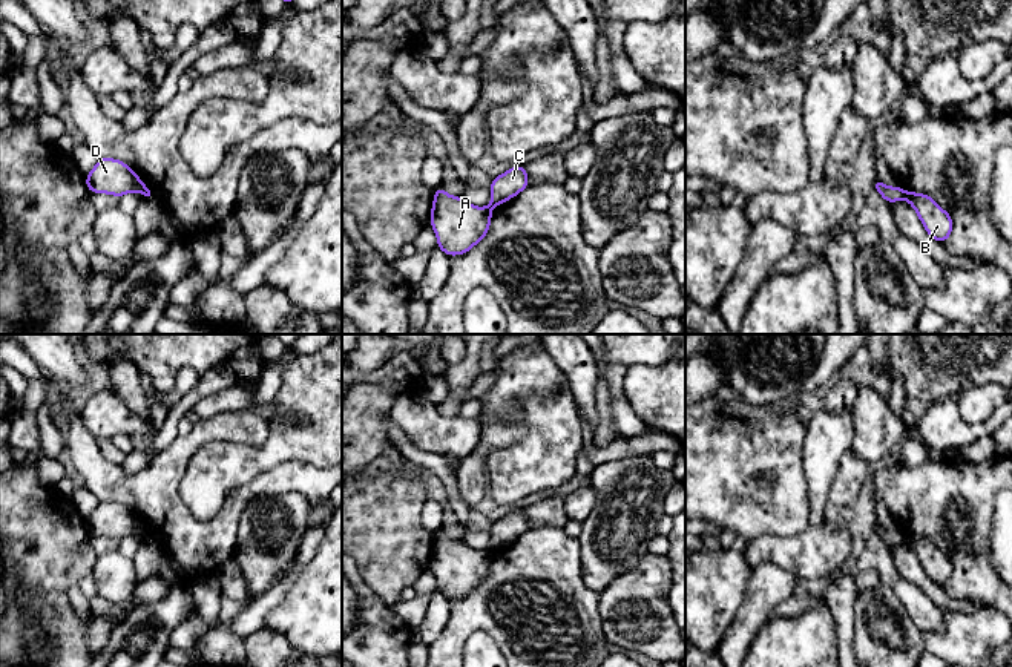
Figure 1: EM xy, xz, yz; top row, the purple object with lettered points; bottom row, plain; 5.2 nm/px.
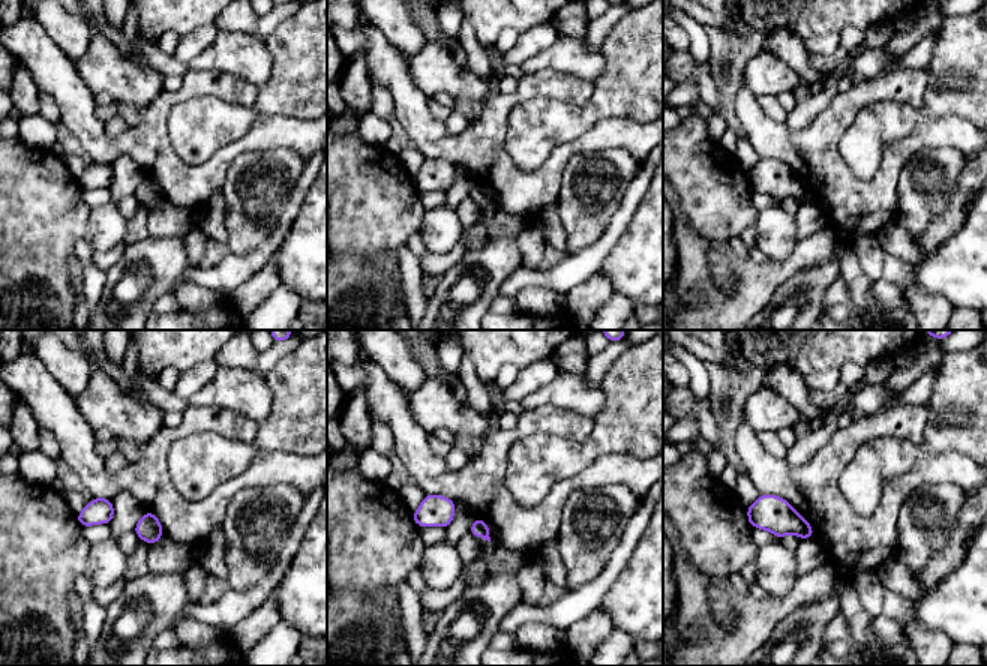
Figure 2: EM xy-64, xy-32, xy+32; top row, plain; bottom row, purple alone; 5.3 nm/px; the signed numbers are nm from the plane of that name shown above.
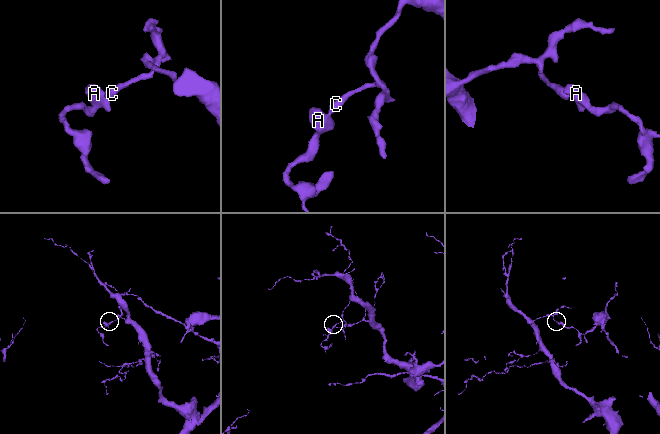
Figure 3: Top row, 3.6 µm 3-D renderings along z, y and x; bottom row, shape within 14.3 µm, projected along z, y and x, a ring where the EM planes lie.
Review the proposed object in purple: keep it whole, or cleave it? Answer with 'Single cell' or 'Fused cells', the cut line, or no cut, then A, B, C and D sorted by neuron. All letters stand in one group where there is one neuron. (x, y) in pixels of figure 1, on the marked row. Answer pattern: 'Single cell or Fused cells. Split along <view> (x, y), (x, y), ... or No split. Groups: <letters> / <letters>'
Fused cells. Split along yz (903, 192), (906, 197). Groups: A B D / C

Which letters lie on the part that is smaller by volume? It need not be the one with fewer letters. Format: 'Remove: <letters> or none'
Remove: A, B, D

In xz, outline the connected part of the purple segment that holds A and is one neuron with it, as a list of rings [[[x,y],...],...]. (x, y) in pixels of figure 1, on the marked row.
[[[442,187],[434,190],[429,222],[437,235],[437,247],[448,256],[465,255],[480,242],[489,230],[491,216],[491,207],[474,207]]]

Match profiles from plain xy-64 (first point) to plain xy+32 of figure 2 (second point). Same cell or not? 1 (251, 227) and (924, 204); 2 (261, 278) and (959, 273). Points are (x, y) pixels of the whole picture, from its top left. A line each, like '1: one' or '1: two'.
1: one
2: two

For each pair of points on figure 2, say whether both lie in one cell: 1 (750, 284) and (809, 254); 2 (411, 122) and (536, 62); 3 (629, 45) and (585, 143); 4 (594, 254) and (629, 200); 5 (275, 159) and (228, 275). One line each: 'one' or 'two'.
1: one
2: two
3: two
4: one
5: two

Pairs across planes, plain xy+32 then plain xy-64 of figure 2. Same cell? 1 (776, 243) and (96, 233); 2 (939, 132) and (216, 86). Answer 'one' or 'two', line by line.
1: one
2: one

